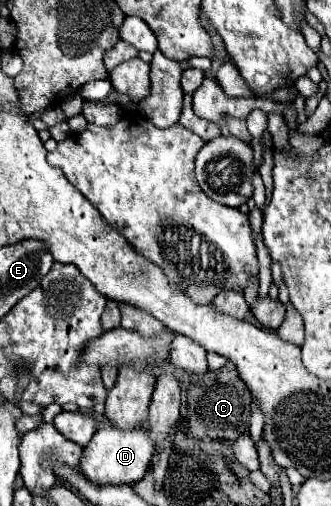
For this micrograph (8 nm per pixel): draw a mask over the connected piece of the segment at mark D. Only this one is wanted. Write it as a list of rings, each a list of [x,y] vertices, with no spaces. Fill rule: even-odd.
[[[108,424],[108,426],[100,426],[96,430],[92,442],[88,442],[88,446],[84,446],[82,462],[80,462],[78,470],[82,470],[82,474],[86,474],[86,478],[90,478],[90,482],[98,482],[98,486],[134,484],[144,478],[152,454],[154,454],[154,444],[152,444],[146,428],[124,432],[124,430],[116,430],[114,426]]]

